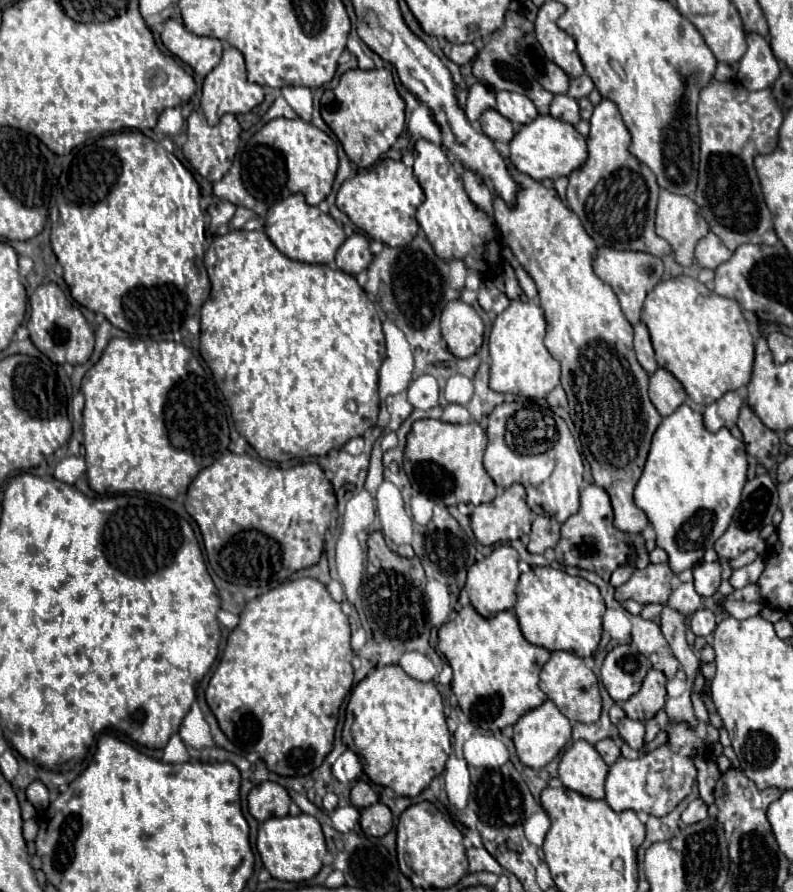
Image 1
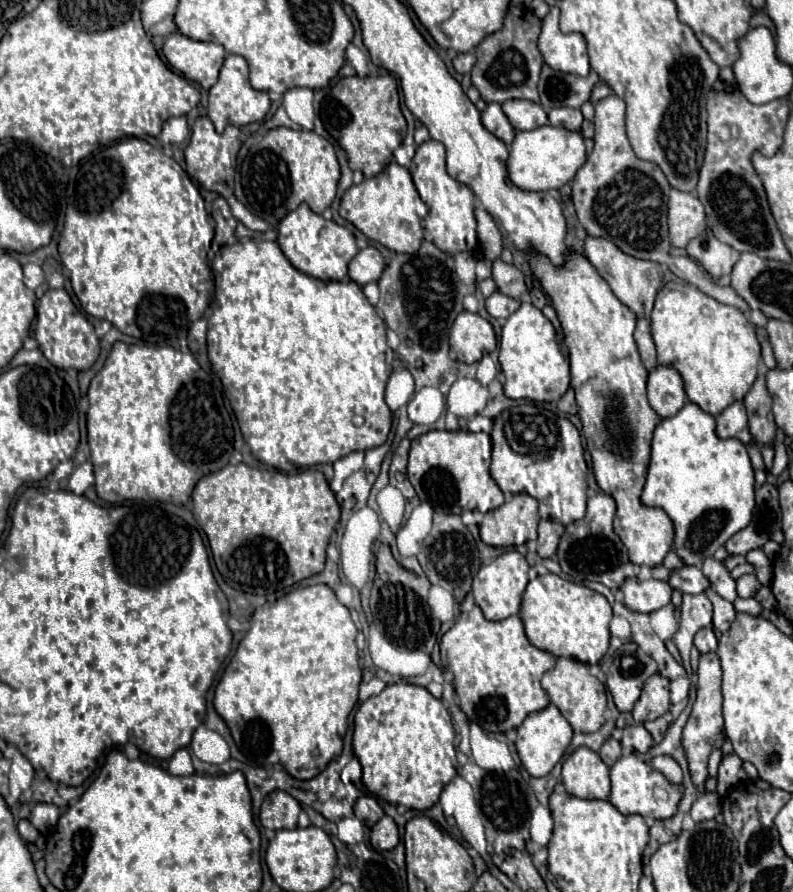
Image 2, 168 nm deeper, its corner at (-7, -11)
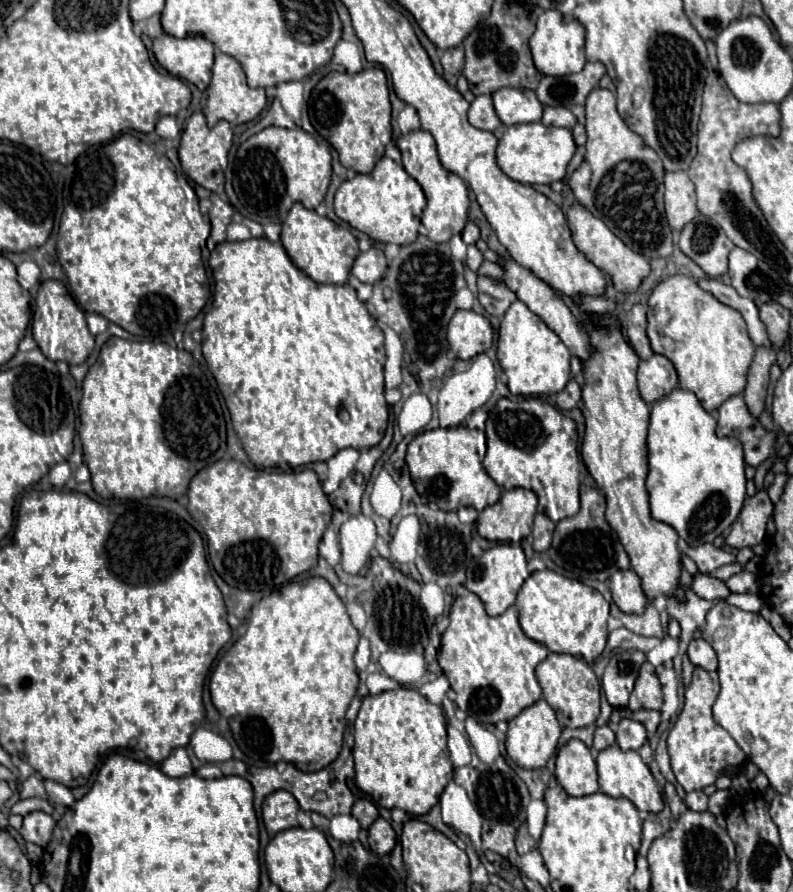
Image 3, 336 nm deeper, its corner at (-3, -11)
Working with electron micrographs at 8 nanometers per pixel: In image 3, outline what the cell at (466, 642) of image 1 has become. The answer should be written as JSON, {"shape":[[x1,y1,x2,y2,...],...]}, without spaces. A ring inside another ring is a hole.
{"shape":[[468,592,454,600,448,618,450,626,442,636,438,662,450,680,450,688,456,692,460,710,482,724,496,724,498,720,512,720,542,698,534,670,548,656,548,648,522,632,516,606,492,618,486,614,480,598]]}

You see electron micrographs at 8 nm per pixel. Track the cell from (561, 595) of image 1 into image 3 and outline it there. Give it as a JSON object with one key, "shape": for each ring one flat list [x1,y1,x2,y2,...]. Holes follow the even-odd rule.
{"shape":[[548,568,534,572,522,584,516,598,516,608,520,612,520,626,524,634,544,644,550,652,572,654,592,664,606,646,608,602,598,590,578,580,570,580]]}

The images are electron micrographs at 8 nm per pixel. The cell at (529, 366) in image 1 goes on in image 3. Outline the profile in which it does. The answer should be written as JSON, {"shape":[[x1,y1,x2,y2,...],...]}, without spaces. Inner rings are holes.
{"shape":[[520,300,512,302,500,324,498,362,508,376,508,388,514,396,558,394,570,380,570,350]]}

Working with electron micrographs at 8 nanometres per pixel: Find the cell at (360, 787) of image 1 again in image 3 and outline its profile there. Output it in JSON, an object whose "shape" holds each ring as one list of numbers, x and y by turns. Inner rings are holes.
{"shape":[[356,800,354,808,352,808,352,816,356,816,356,820,360,820,362,828,370,828,372,822,378,818,378,810,376,810,374,802,370,802,370,800]]}

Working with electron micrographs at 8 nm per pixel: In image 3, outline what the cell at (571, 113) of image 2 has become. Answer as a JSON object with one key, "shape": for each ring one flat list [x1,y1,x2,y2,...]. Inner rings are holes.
{"shape":[[546,106,542,122,548,126,562,126,562,128,572,128,576,124,576,116,564,108,564,106]]}

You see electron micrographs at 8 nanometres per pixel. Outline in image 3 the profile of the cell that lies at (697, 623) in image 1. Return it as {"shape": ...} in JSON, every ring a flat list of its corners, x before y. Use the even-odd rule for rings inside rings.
{"shape":[[698,638,698,640,692,640,690,646,688,646,688,658,694,666,700,666,708,672,712,670,718,670,718,658,716,658,716,652,714,648,704,640,704,638]]}

